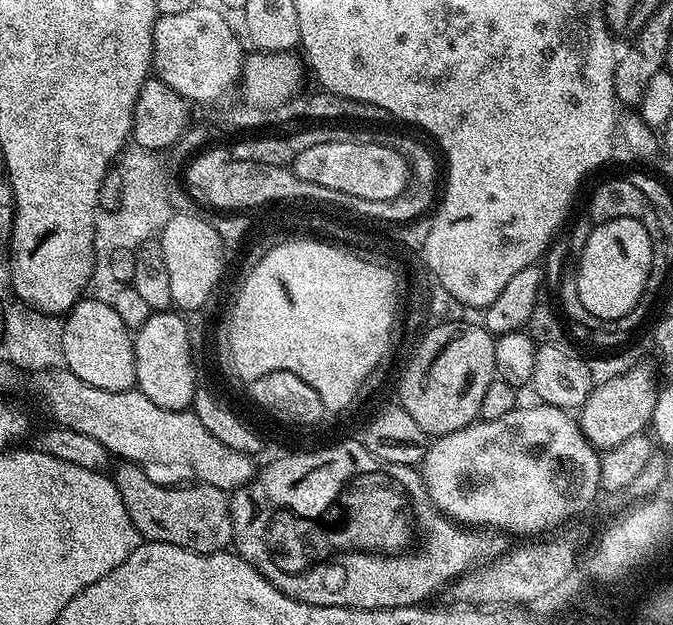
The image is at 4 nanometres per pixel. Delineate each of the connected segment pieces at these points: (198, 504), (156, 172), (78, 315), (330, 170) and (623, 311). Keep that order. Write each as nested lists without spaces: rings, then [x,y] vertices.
[[[120,462],[115,466],[118,494],[122,496],[130,520],[145,541],[166,542],[191,552],[222,552],[233,543],[229,493],[209,484],[157,484],[139,464]]]
[[[128,146],[123,149],[118,160],[118,171],[122,174],[122,198],[118,210],[100,212],[96,222],[94,246],[101,253],[130,248],[135,250],[139,244],[159,237],[166,222],[174,214],[168,205],[168,196],[160,189],[160,159],[157,153]]]
[[[82,298],[72,311],[63,317],[63,367],[74,373],[82,382],[98,386],[98,390],[126,390],[136,388],[136,349],[133,333],[114,314],[111,304]]]
[[[318,142],[318,146],[310,146],[295,156],[290,167],[302,182],[314,182],[314,186],[327,186],[329,190],[374,202],[405,195],[410,183],[409,160],[385,144]]]
[[[616,218],[593,227],[577,265],[578,297],[601,322],[617,322],[630,314],[642,298],[652,266],[652,240],[634,218]]]

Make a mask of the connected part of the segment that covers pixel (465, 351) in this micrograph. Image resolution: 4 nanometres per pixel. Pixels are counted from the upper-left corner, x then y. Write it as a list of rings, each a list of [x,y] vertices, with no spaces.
[[[456,320],[453,324],[429,327],[419,337],[414,348],[416,353],[404,377],[399,377],[398,388],[409,412],[427,436],[439,438],[476,423],[482,410],[482,397],[490,382],[497,379],[495,345],[496,337],[480,322],[463,324]]]

